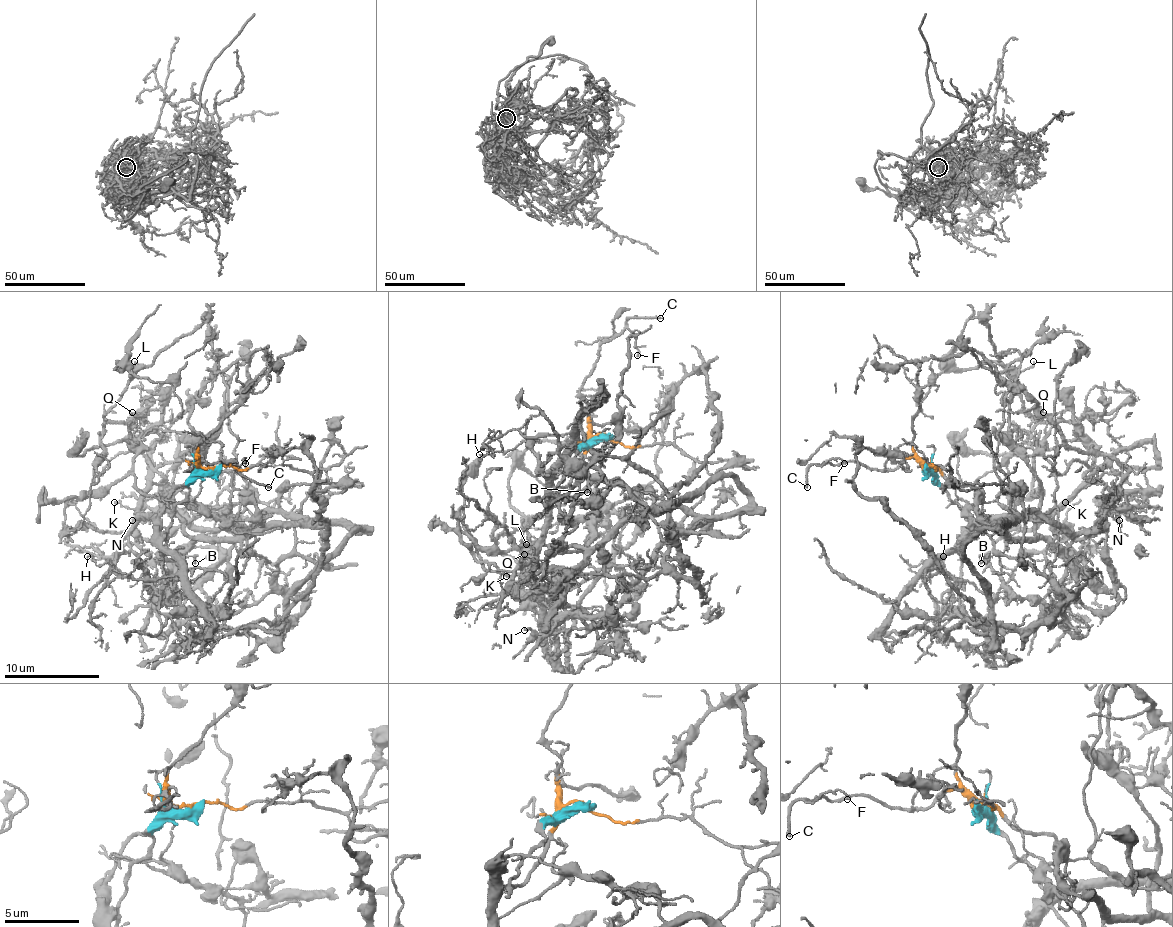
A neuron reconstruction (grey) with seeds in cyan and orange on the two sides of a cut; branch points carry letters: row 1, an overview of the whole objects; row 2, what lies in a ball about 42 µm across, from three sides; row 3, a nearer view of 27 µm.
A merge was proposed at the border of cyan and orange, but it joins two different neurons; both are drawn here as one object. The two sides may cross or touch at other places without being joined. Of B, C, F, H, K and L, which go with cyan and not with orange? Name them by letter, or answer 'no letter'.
B, L

